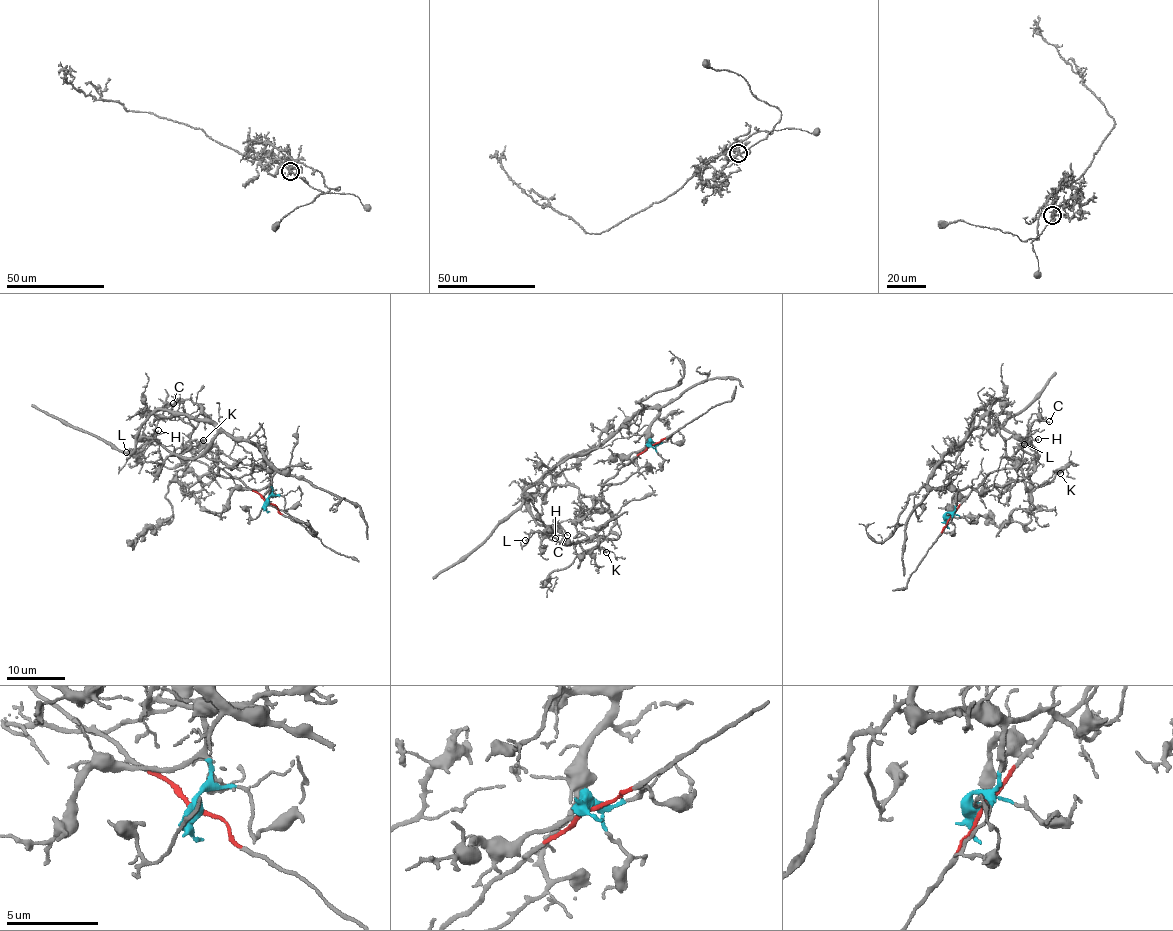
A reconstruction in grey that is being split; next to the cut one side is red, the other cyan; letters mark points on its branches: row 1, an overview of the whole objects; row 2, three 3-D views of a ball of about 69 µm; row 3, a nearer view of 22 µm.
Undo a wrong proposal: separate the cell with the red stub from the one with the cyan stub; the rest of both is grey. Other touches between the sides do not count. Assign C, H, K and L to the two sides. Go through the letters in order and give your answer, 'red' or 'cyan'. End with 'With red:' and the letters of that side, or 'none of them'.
C: cyan
H: cyan
K: red
L: cyan
With red: K

